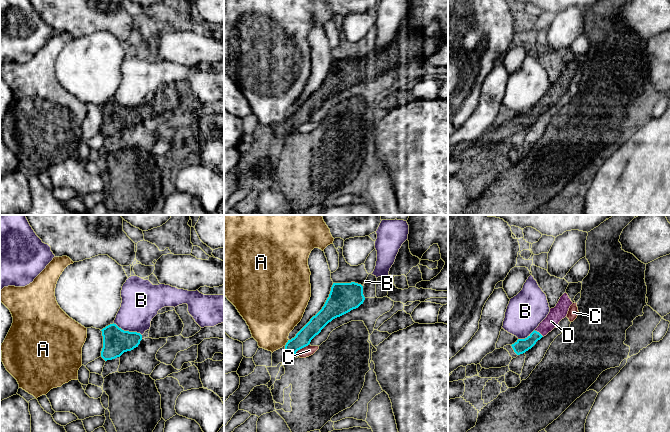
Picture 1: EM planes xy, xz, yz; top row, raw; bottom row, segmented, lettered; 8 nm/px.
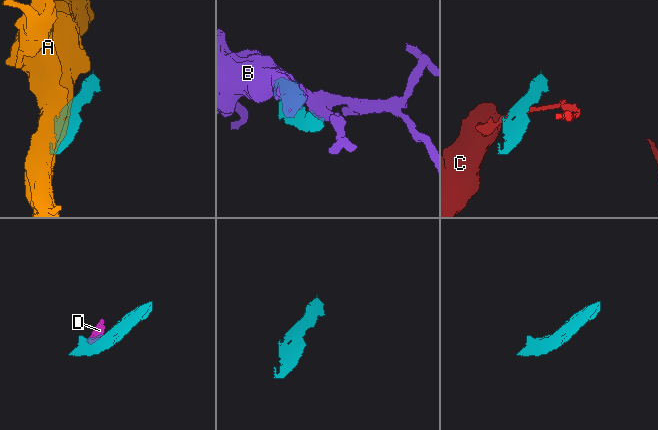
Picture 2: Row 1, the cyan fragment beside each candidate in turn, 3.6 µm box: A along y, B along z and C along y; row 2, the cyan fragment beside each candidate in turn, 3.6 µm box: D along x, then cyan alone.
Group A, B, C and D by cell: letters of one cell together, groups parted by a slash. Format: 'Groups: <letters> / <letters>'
Groups: A / B / C / D

